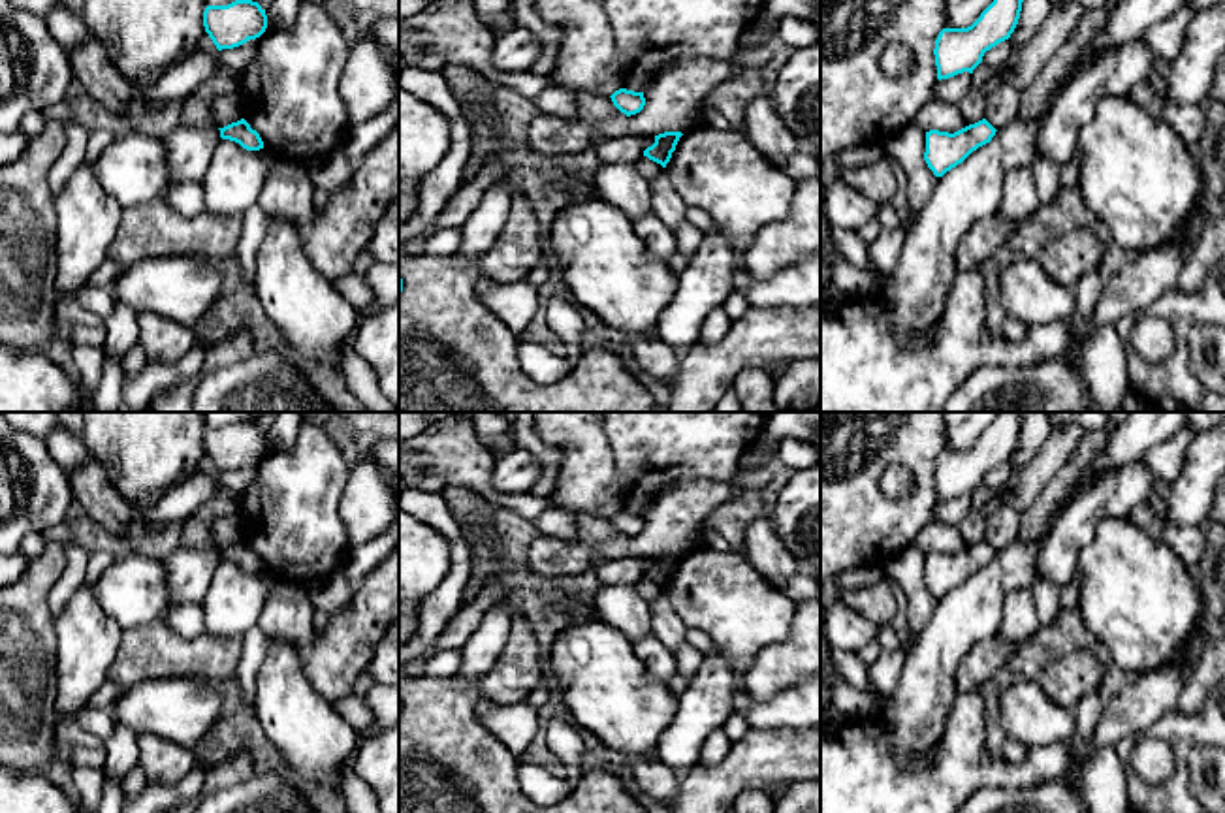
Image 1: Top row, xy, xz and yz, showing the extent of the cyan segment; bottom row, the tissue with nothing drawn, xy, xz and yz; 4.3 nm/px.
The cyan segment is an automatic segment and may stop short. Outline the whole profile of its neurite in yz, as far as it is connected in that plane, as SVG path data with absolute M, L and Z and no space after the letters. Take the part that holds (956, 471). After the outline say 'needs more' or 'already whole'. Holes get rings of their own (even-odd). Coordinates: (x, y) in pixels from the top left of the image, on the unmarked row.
M999 412L994 423L967 450L943 450L935 461L937 501L969 493L986 472L1010 459L1024 423L1024 412Z | already whole

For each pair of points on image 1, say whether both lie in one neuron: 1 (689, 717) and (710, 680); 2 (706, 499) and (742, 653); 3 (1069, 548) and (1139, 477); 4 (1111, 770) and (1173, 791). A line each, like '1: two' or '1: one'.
1: one
2: two
3: one
4: two

